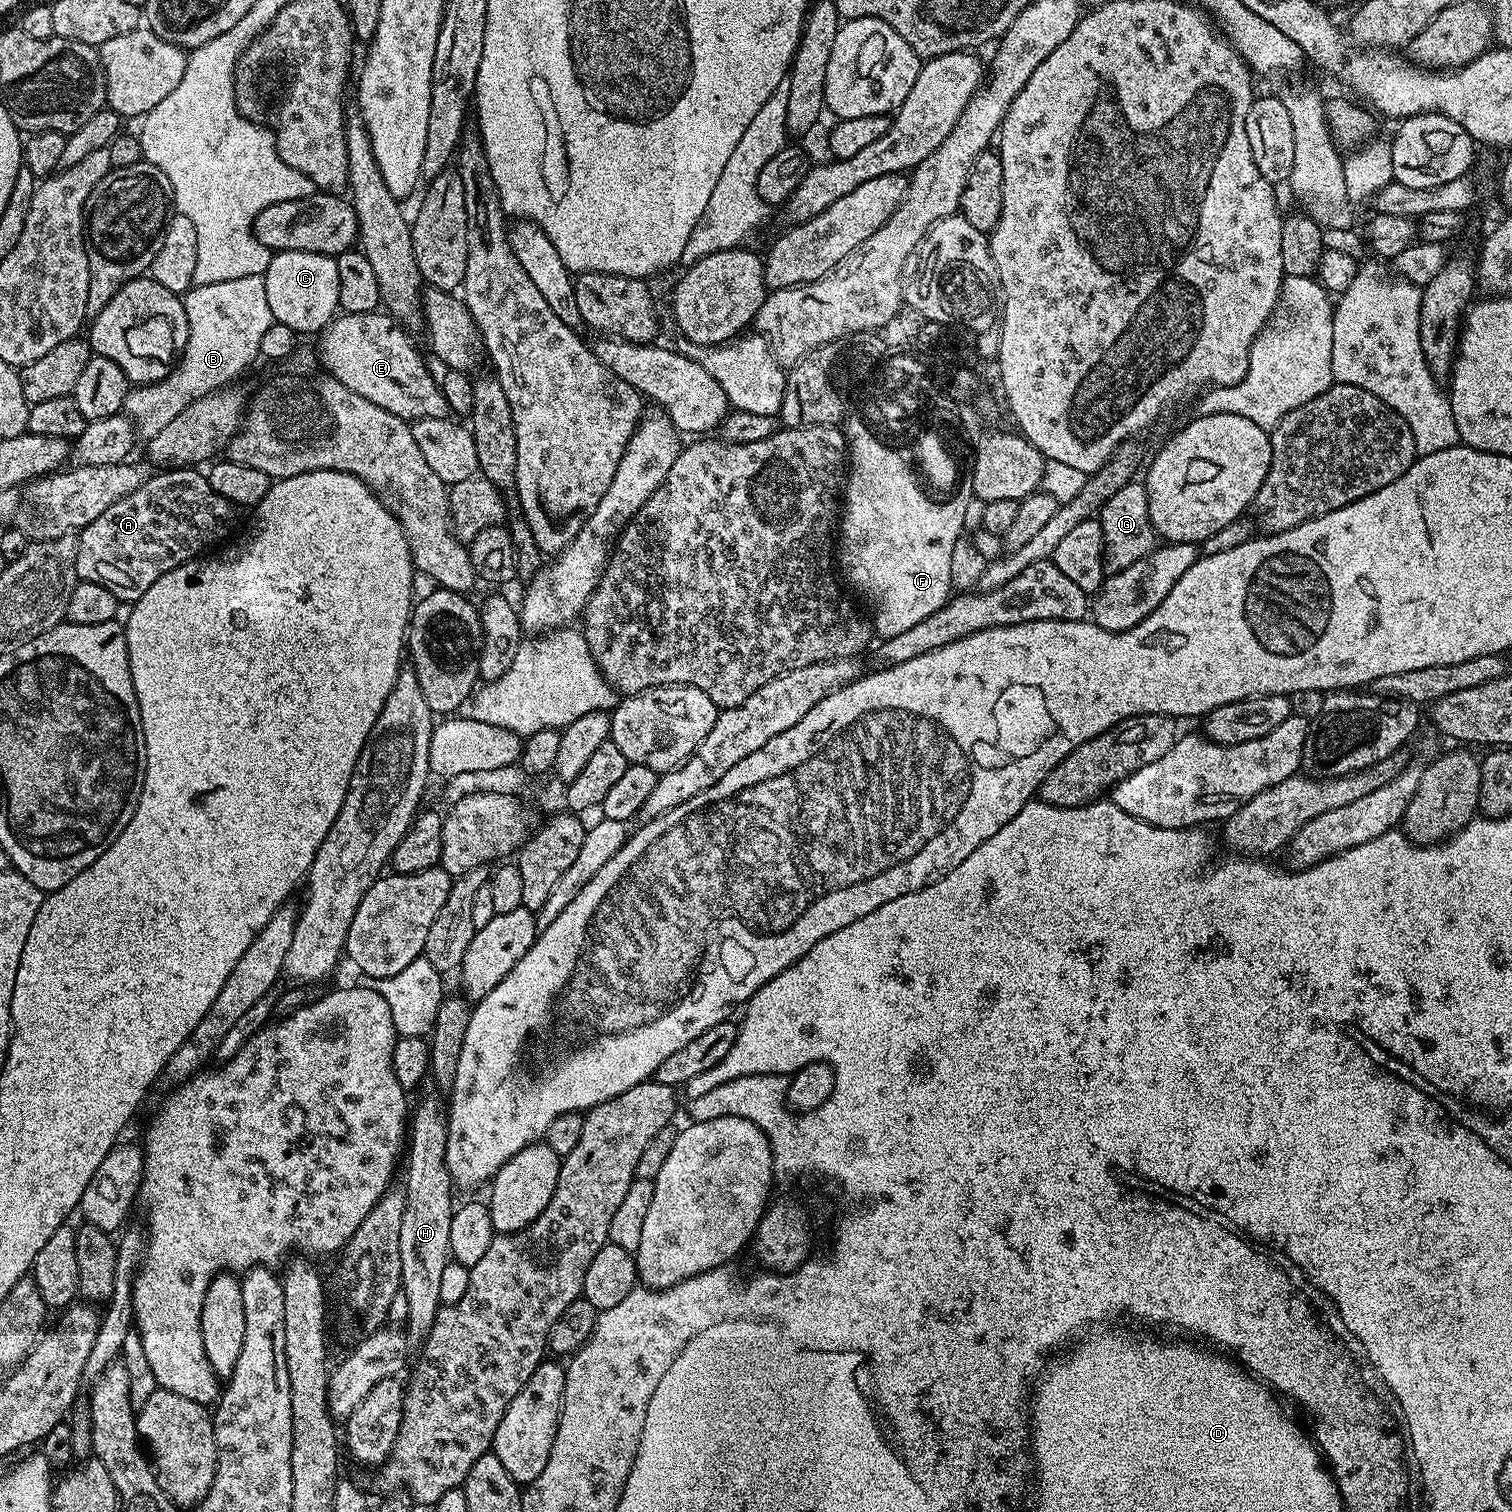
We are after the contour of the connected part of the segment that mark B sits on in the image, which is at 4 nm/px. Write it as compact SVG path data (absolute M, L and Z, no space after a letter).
M263 276L250 278L230 278L230 282L210 282L196 284L183 293L184 309L188 319L188 341L184 347L184 355L164 380L157 384L146 384L133 387L124 399L123 411L129 420L134 422L137 433L144 438L151 438L162 430L169 422L174 422L182 410L192 401L202 398L208 392L231 385L235 376L240 376L260 356L262 337L270 330L273 318L270 314L270 302L266 302L266 282Z

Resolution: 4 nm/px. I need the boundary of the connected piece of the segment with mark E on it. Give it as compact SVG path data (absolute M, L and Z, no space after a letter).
M380 310L367 312L365 316L337 315L318 336L320 364L324 367L321 369L338 382L342 382L346 390L354 390L354 394L362 394L362 398L374 402L374 406L382 406L382 410L390 410L390 414L409 422L421 420L433 415L432 404L444 404L444 395L440 392L437 377L432 377L431 370L424 365L423 358L408 337L409 333L392 316Z

